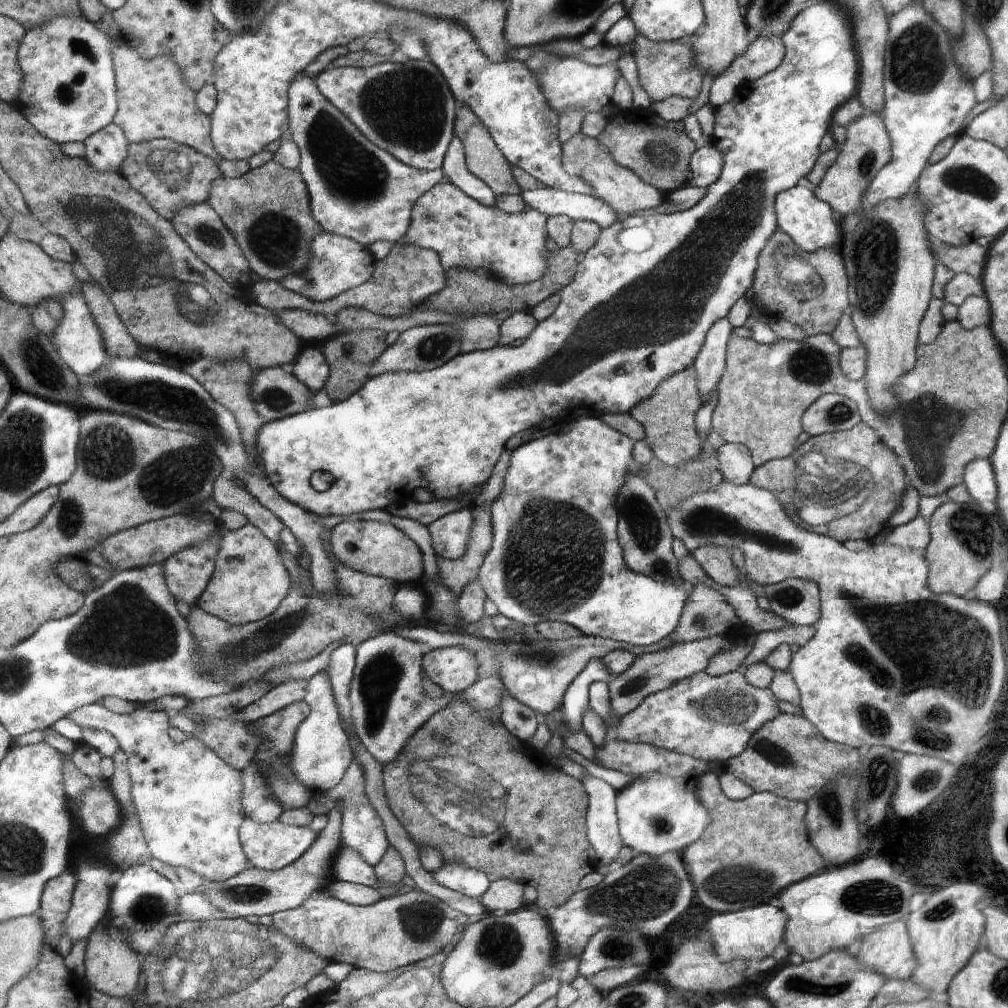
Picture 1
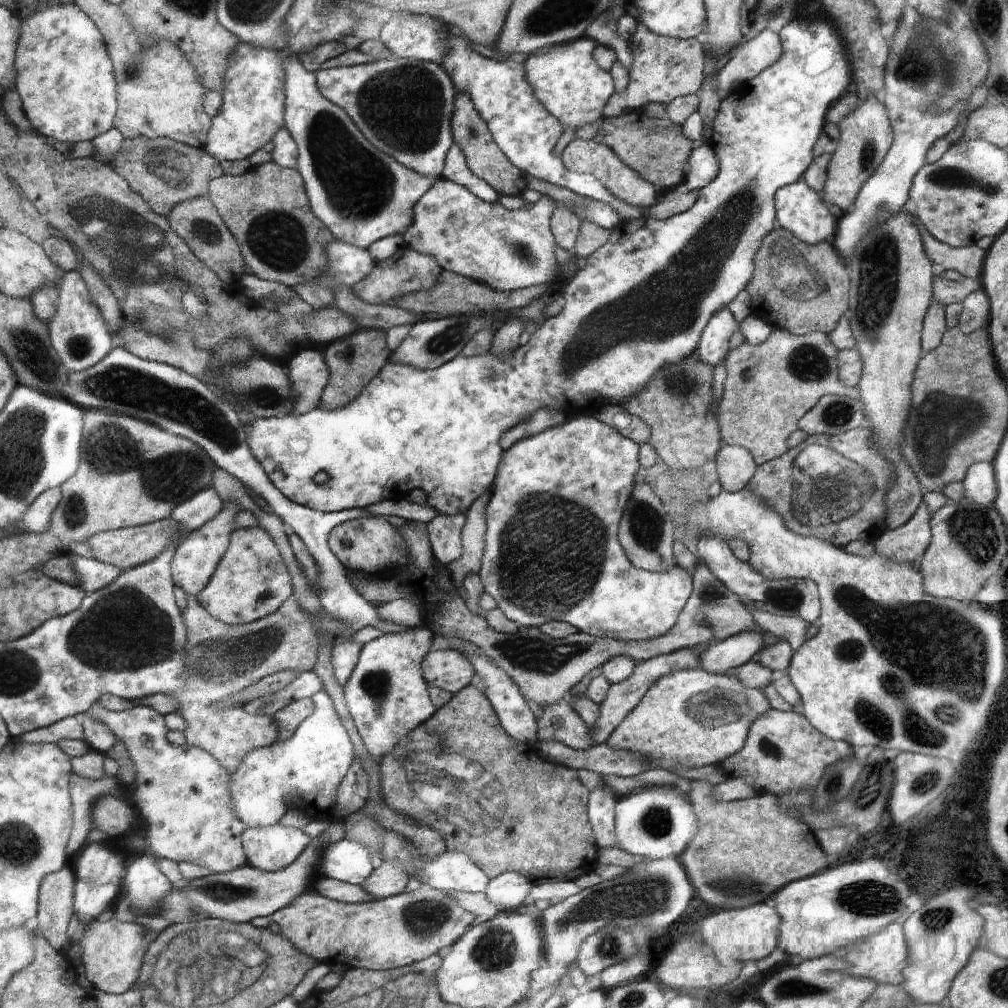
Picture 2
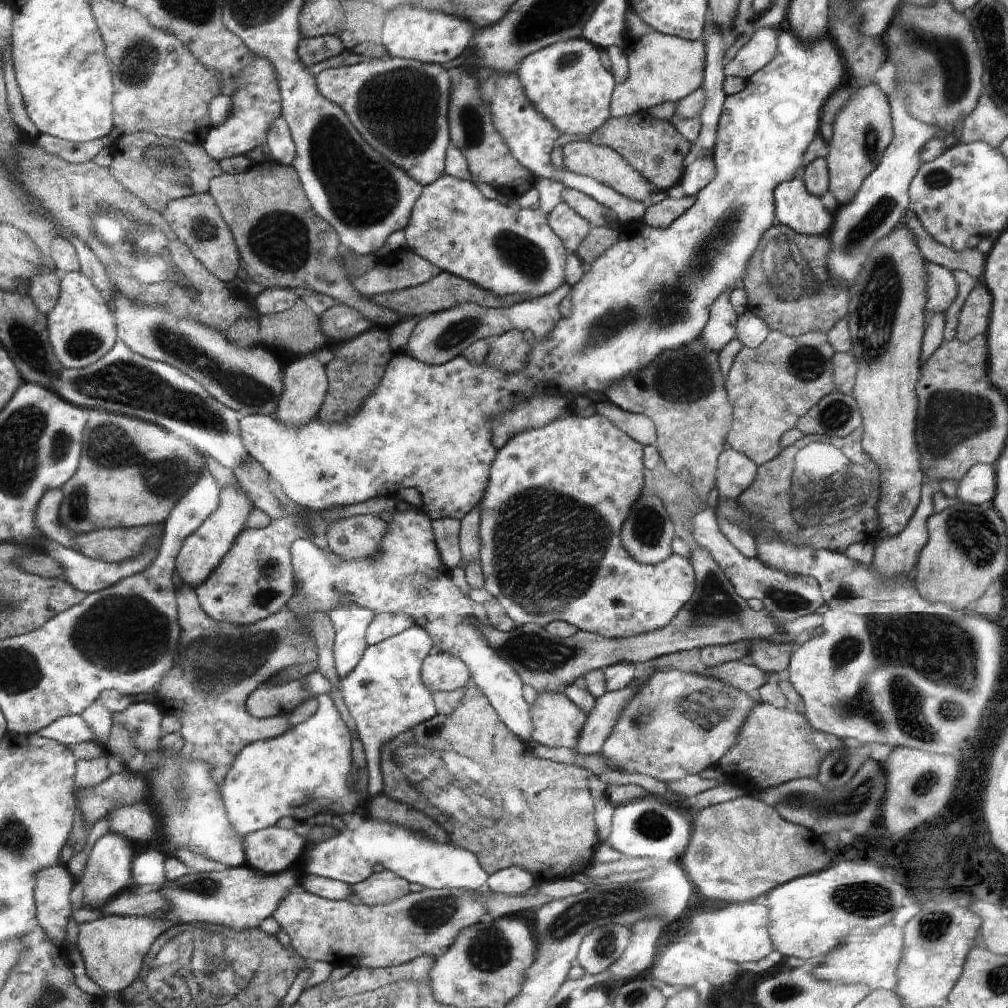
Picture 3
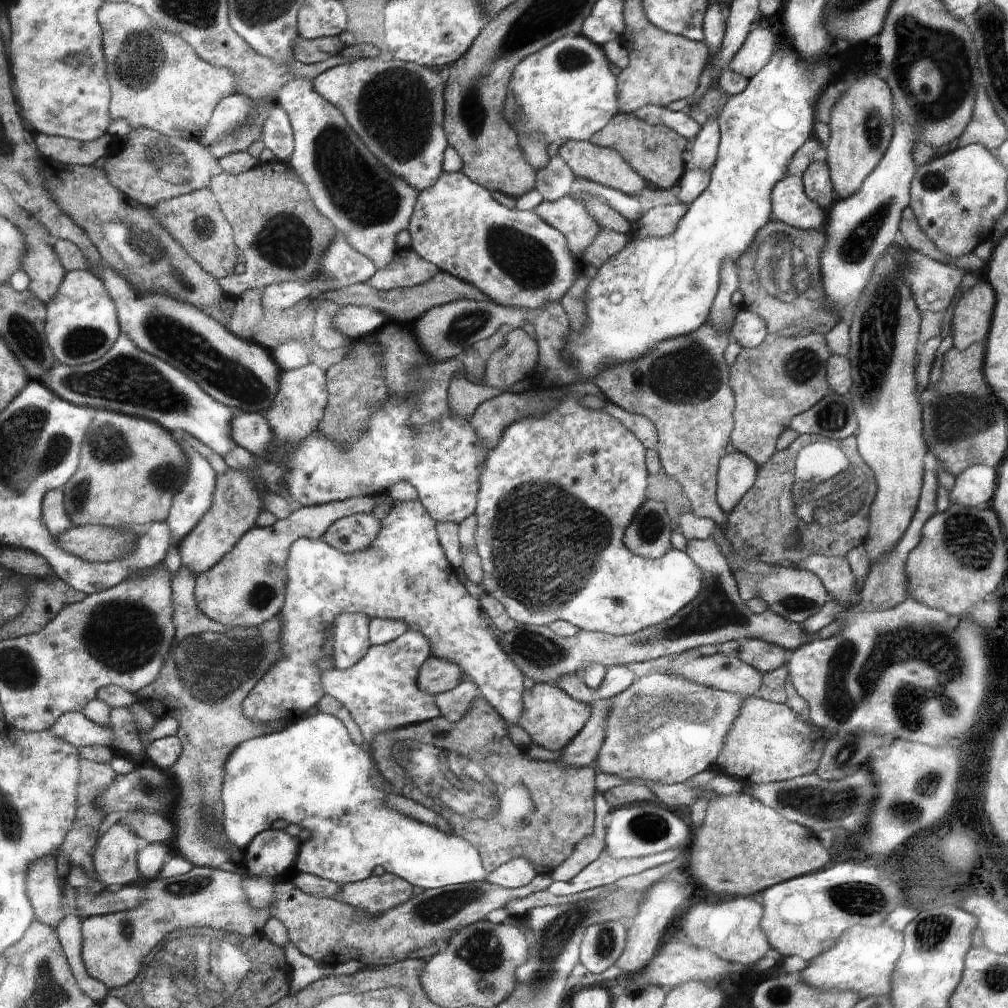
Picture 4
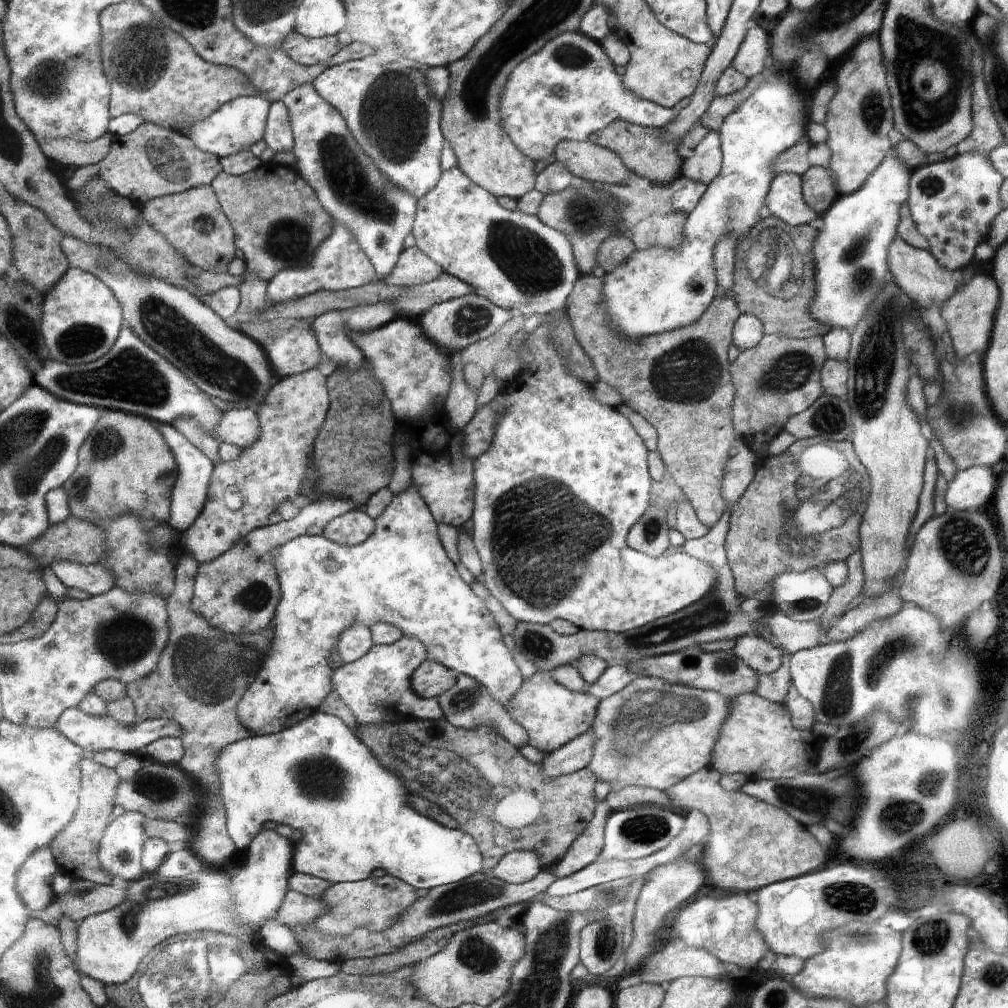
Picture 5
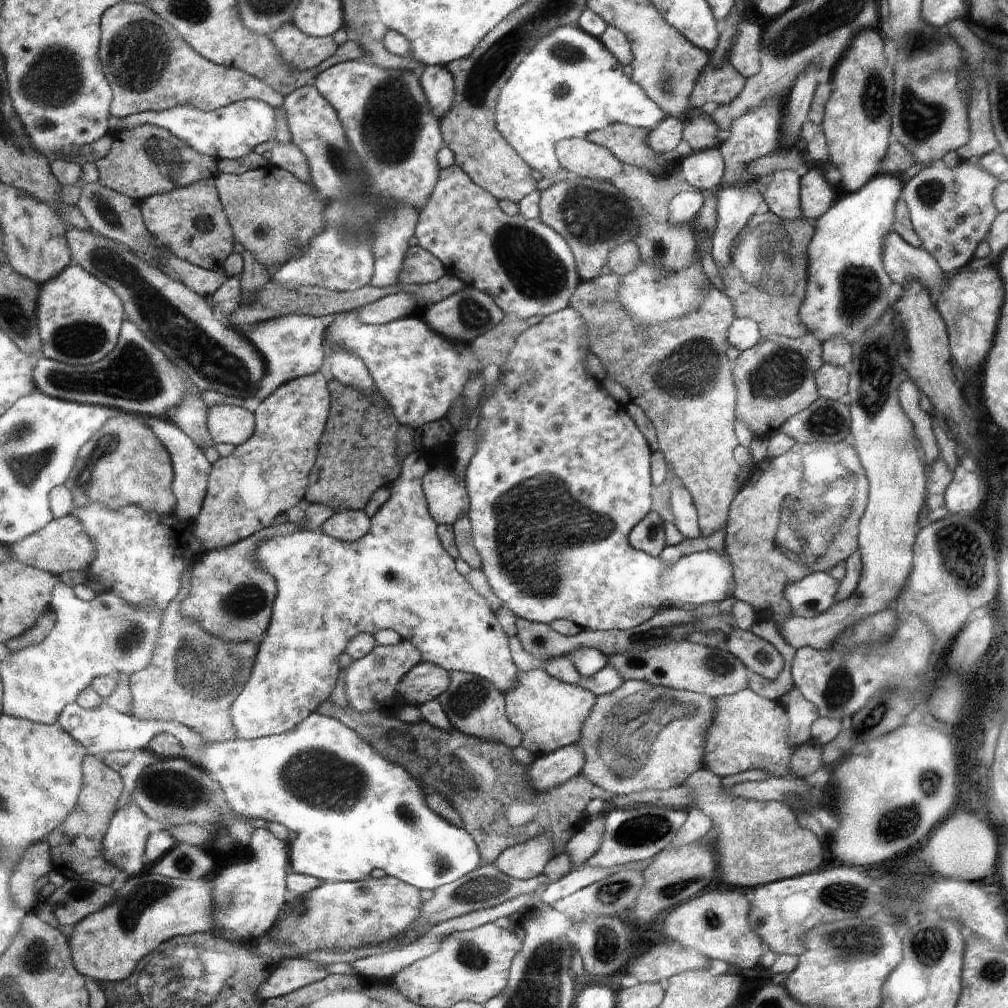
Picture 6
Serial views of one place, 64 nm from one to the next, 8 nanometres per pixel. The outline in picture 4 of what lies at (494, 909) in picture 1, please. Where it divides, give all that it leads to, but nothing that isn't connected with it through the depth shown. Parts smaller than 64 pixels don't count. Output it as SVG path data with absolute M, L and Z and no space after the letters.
M510 858L498 869L487 873L486 881L502 888L520 888L532 882L538 874L537 870L534 862L528 862L528 858Z

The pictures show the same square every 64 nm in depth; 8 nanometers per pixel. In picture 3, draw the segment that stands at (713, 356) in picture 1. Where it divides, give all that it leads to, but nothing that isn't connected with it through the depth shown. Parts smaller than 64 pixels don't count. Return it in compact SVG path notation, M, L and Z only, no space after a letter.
M726 290L716 298L716 302L710 308L710 314L704 330L700 333L702 344L710 352L720 353L722 348L736 337L736 326L738 315L730 304L730 293L732 290Z

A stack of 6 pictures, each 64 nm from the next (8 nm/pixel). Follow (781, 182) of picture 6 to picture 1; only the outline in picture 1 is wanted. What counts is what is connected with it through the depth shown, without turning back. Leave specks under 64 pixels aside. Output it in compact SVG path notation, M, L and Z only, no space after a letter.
M802 181L776 196L774 202L778 229L785 232L804 252L816 252L818 248L836 248L840 242L840 228L832 218L832 208L822 199L816 198L812 188Z

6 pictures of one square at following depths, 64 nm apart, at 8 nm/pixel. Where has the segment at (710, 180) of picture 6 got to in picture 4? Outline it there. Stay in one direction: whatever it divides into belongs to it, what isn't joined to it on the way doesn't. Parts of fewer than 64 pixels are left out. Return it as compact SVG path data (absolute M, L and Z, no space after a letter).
M710 118L704 126L701 126L699 133L695 136L689 148L692 151L692 158L686 162L686 170L702 170L702 172L712 172L716 158L718 158L718 147L720 140L720 130L718 119Z

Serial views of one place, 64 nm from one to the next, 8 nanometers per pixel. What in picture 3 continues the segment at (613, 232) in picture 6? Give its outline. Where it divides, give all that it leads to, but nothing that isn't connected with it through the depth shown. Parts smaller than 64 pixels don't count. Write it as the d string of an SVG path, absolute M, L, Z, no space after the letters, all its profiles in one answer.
M560 201L548 212L548 222L555 234L563 240L568 253L575 253L592 230L590 222L580 216L565 201Z

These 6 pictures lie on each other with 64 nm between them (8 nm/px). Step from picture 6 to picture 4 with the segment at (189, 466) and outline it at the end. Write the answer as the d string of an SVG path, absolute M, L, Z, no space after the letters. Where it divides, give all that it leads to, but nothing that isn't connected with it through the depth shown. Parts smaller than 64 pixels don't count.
M184 437L180 438L180 440L178 438L175 439L184 448L184 452L186 452L186 456L190 460L188 462L190 464L190 474L188 474L186 486L176 496L174 506L171 510L171 517L167 520L170 528L172 528L172 532L174 532L174 540L176 540L174 546L172 546L172 550L176 550L176 547L180 548L182 540L190 536L192 530L196 530L196 526L212 510L212 506L214 506L214 494L216 494L216 486L218 485L218 474L214 466L212 466L212 462L202 452L198 452Z

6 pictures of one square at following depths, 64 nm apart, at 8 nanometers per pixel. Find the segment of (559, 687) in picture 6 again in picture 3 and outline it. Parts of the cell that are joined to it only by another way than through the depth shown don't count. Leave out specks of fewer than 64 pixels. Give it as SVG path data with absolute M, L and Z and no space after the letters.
M542 692L530 706L531 740L550 747L572 749L578 744L587 714L561 692Z

